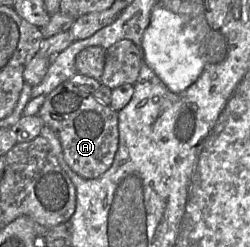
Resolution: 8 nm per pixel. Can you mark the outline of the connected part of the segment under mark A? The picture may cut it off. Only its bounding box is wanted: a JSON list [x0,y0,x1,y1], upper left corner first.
[38,81,119,179]

